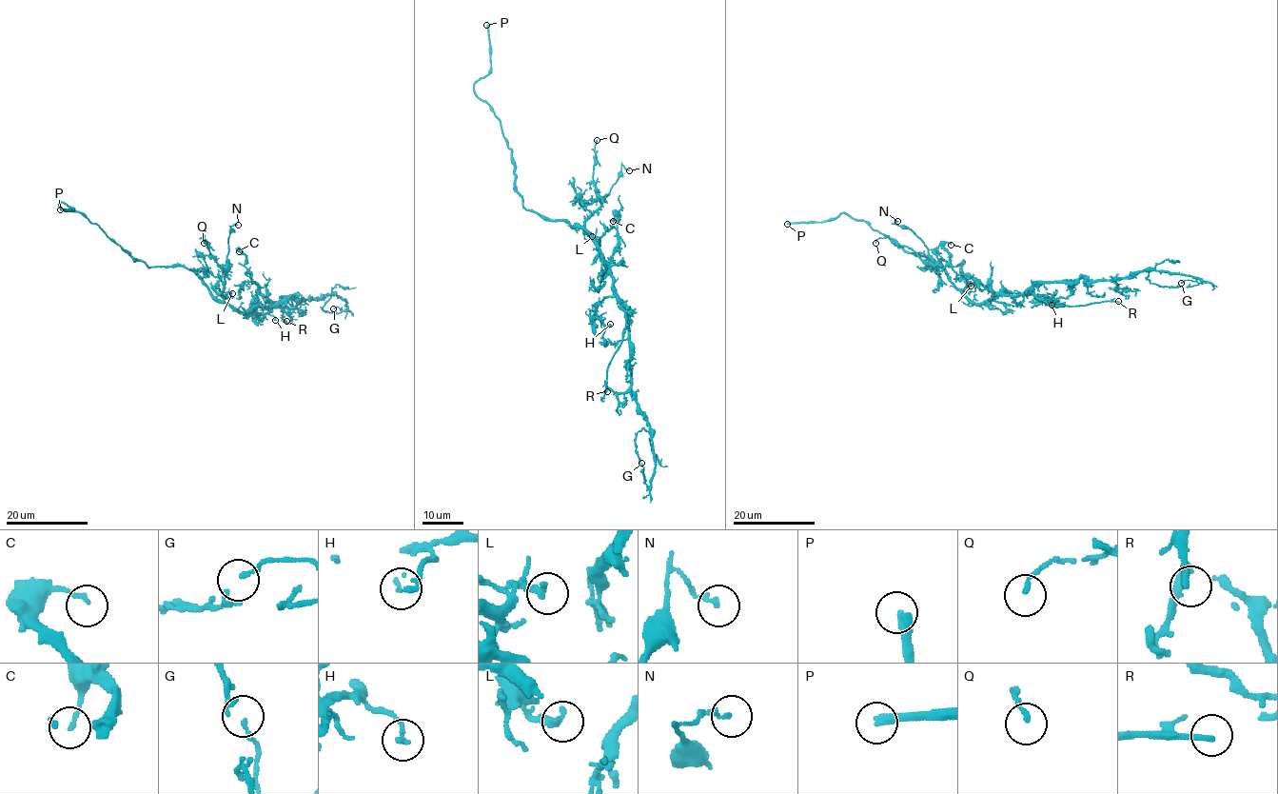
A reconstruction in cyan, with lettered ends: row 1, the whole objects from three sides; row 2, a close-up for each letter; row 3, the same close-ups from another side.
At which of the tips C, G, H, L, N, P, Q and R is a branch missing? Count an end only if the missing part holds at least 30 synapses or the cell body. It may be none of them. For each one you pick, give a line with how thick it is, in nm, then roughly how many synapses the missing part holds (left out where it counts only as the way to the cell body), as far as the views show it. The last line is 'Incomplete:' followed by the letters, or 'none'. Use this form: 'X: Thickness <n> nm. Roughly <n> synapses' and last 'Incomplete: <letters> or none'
P: Thickness 360 nm. Roughly 130 synapses
R: Thickness 200 nm
Incomplete: P, R

